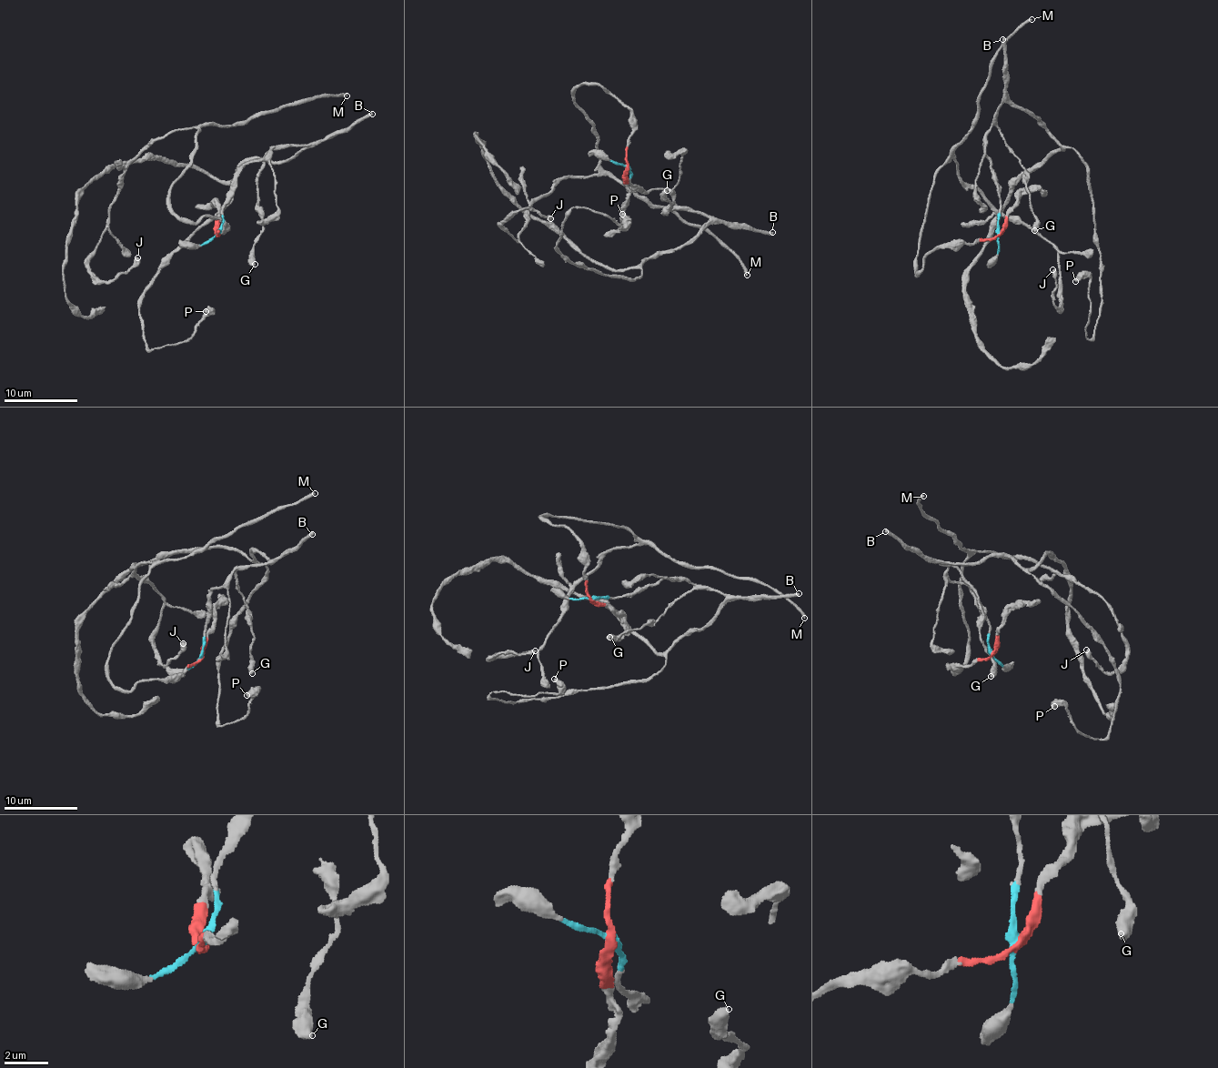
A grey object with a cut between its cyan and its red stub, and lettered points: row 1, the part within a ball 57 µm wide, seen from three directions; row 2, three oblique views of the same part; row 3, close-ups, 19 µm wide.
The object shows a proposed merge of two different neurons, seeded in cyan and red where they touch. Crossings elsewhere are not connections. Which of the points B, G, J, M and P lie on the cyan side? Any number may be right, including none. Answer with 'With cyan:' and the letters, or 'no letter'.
With cyan: B, G, P

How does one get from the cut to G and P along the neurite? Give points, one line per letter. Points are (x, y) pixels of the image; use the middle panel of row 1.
G: (626, 167), (629, 185), (639, 191), (670, 194), (673, 207), (664, 214), (672, 202), (664, 199), (667, 190)
P: (626, 167), (632, 189), (663, 189), (709, 220), (632, 279), (558, 250), (572, 208), (623, 226), (621, 213)

